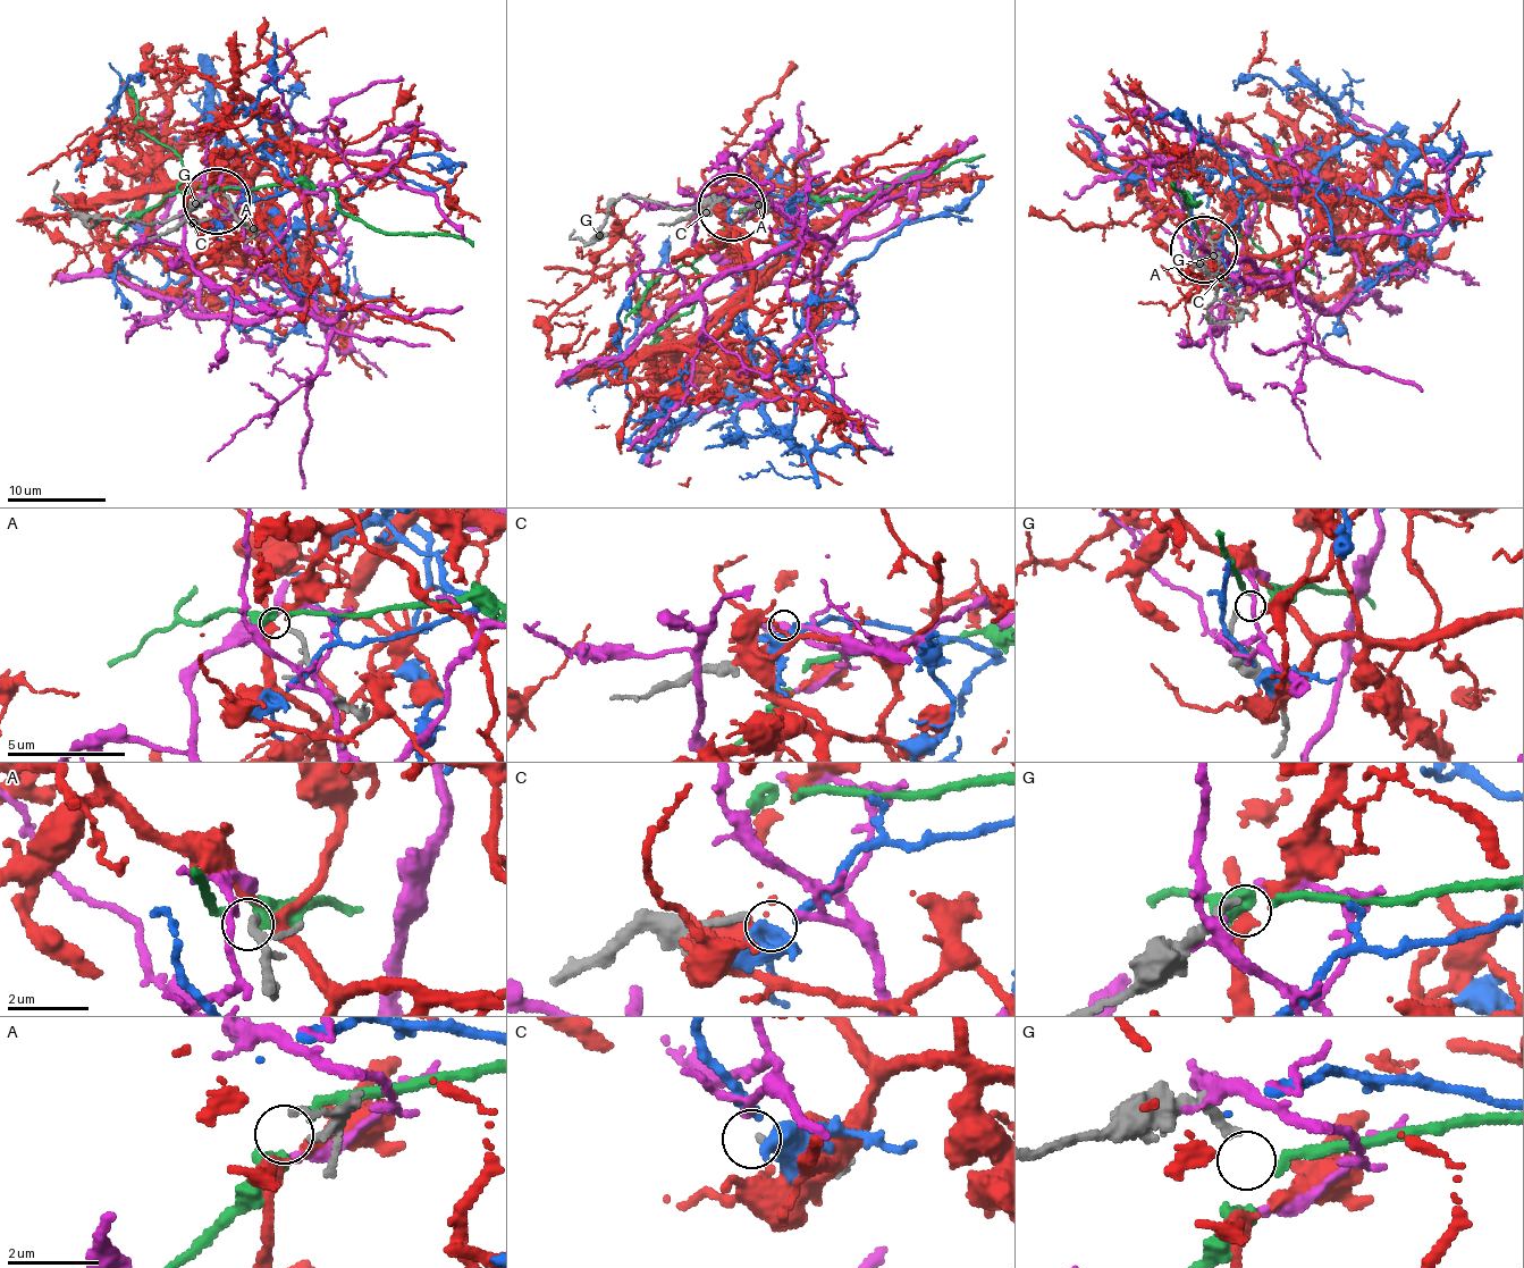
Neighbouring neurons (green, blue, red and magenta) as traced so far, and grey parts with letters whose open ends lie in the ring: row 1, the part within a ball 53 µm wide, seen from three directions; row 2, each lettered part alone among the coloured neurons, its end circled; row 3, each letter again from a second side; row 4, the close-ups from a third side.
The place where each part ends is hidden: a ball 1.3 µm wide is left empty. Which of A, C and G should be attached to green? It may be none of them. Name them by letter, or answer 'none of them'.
G

